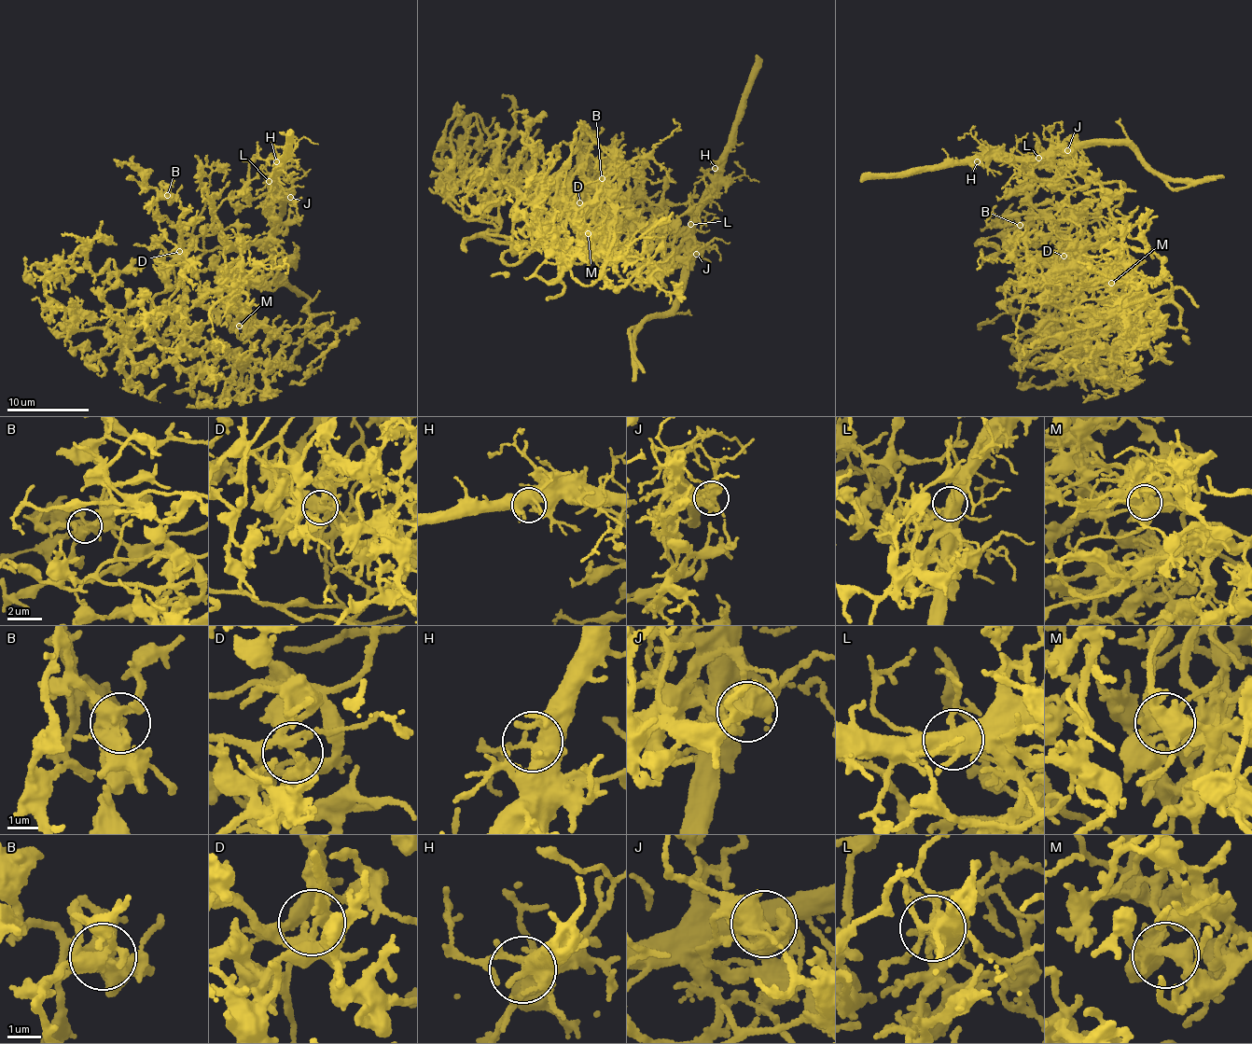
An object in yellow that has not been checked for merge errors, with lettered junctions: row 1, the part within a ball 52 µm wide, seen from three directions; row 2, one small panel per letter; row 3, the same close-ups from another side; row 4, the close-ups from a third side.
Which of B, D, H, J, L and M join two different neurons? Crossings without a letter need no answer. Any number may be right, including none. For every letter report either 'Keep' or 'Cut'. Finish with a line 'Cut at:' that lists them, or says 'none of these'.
B: Keep
D: Keep
H: Keep
J: Cut
L: Keep
M: Keep
Cut at: J

